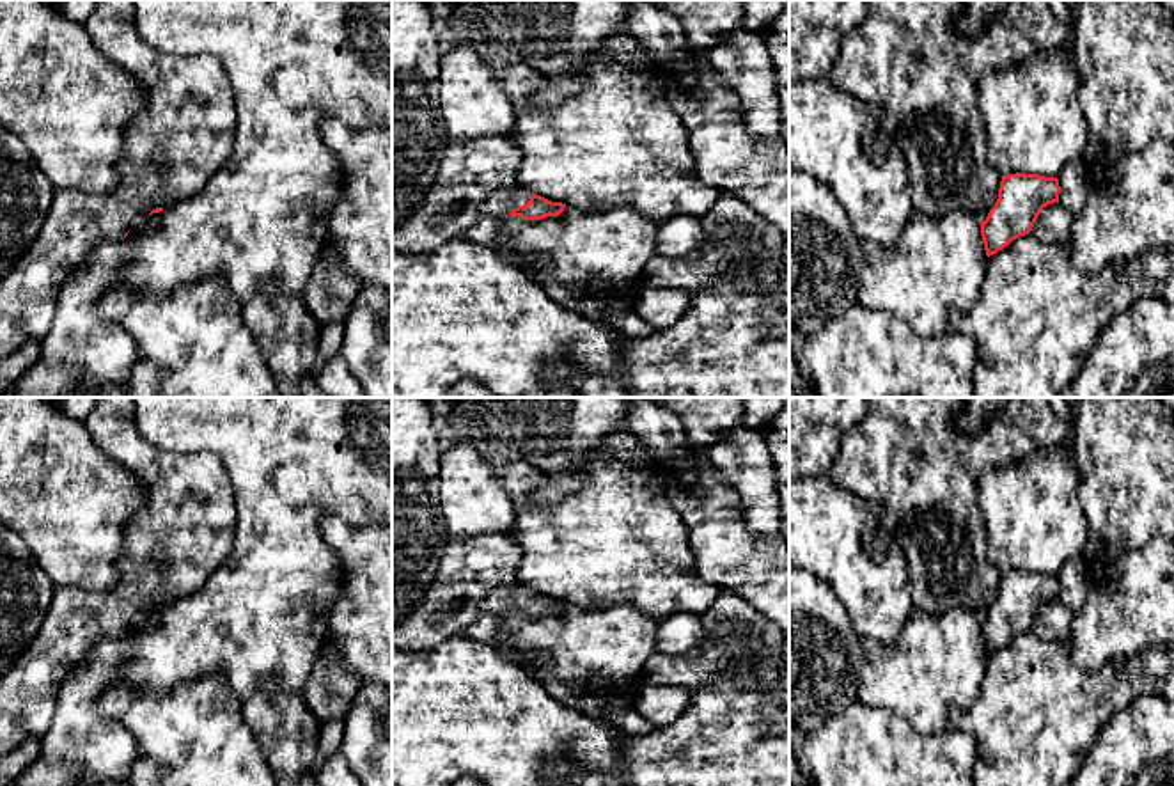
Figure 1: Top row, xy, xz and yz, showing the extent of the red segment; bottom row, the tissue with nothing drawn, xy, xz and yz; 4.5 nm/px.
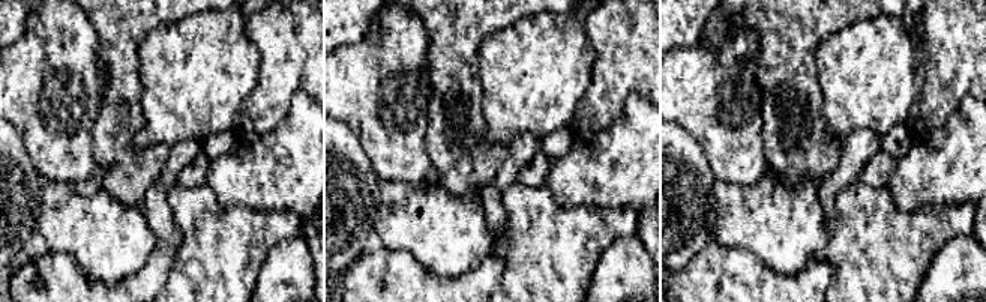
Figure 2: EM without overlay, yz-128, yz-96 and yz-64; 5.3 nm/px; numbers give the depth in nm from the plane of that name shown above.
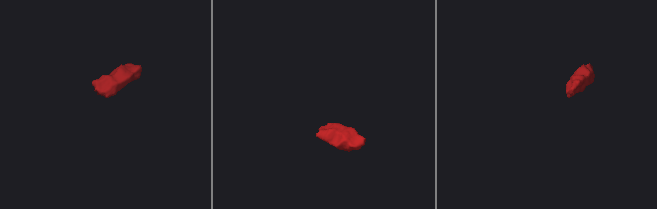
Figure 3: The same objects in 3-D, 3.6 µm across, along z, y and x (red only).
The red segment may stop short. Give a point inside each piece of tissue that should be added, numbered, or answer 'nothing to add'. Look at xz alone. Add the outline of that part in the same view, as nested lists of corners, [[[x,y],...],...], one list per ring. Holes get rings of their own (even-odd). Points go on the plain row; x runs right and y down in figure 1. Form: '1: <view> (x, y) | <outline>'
1: xz (500, 600) | [[[521,586],[495,587],[479,603],[481,612],[505,616],[514,605],[530,598],[532,589]]]

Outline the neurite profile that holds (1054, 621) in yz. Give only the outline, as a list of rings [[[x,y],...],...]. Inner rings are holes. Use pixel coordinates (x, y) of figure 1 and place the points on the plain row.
[[[1061,600],[1048,601],[1041,607],[1030,630],[1046,642],[1068,641],[1073,614]]]

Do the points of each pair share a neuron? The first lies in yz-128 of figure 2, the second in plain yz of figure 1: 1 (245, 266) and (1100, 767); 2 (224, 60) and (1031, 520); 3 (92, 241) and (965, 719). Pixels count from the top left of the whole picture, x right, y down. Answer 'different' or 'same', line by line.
1: different
2: same
3: different

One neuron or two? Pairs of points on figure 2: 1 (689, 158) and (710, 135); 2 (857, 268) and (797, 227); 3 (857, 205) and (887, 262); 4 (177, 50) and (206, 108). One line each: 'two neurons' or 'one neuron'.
1: two neurons
2: two neurons
3: one neuron
4: one neuron

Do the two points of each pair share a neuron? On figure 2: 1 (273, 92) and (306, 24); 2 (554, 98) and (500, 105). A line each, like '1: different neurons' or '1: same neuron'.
1: same neuron
2: same neuron

